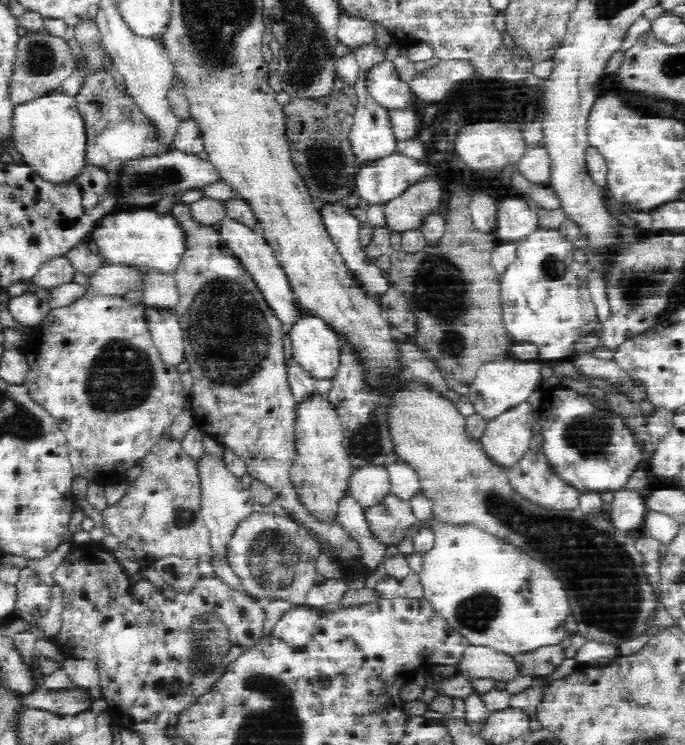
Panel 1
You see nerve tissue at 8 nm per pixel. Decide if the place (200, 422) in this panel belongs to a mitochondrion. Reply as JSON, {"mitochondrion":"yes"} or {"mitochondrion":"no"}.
{"mitochondrion":"no"}

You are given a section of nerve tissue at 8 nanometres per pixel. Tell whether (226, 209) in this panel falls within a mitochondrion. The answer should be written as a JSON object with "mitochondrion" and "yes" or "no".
{"mitochondrion":"no"}

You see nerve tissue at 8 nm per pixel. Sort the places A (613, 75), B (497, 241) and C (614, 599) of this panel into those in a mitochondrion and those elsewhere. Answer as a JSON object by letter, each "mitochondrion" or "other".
{"A":"other","B":"other","C":"mitochondrion"}

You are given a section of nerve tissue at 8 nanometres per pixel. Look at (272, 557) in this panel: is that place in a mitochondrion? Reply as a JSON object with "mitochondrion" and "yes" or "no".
{"mitochondrion":"yes"}

